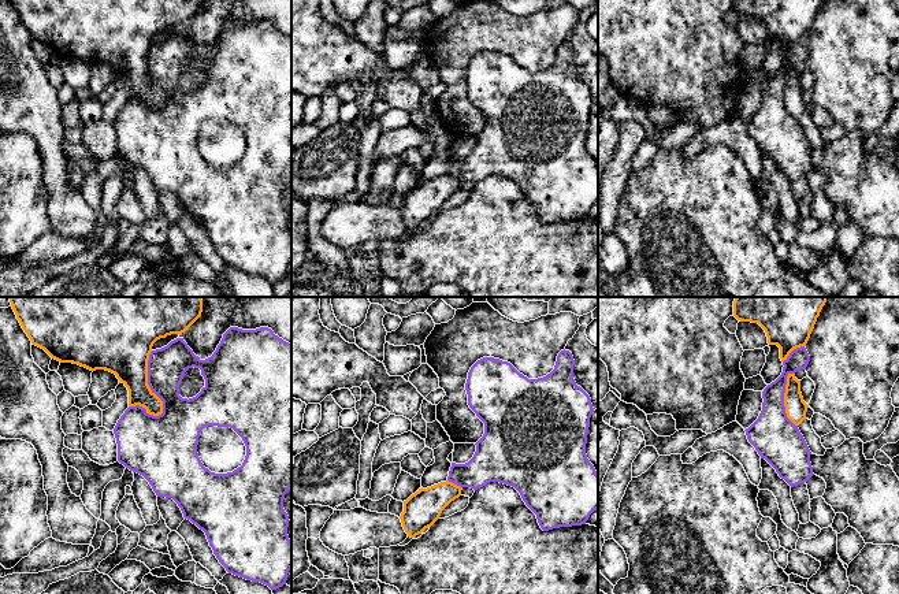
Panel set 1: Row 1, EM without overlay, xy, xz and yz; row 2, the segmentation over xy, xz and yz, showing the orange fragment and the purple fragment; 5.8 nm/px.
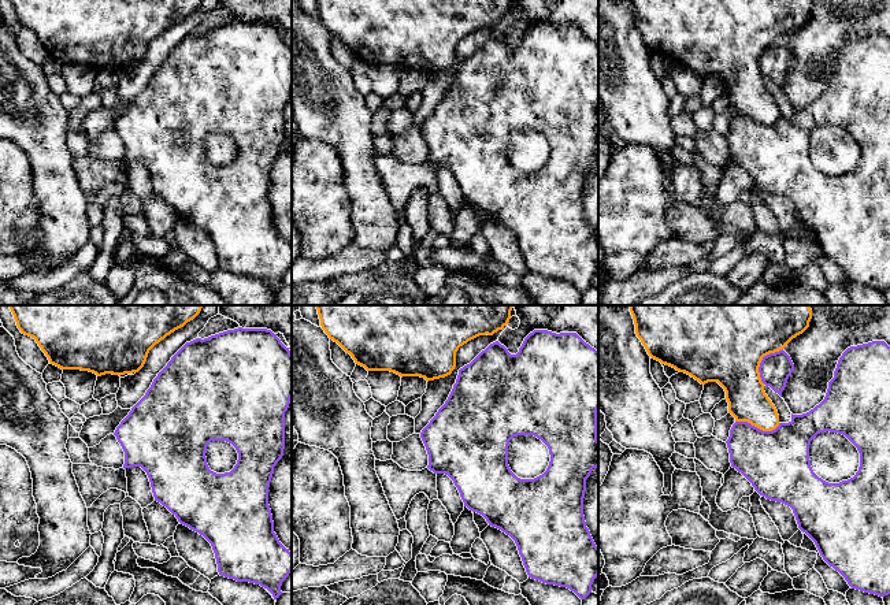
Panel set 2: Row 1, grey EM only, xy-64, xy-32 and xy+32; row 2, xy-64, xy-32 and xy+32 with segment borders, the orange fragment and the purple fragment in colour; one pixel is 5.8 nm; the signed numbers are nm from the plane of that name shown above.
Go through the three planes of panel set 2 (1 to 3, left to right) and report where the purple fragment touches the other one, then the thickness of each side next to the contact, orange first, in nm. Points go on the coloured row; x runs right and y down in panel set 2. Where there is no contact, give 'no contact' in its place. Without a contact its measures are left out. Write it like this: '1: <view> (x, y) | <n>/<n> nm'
1: no contact
2: no contact
3: xy+32 (760, 362) | 500/190 nm

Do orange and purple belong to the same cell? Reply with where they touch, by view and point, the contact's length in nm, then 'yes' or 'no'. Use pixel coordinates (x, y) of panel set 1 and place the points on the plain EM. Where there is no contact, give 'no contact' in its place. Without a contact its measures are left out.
xy (147, 77) | 400 nm | no

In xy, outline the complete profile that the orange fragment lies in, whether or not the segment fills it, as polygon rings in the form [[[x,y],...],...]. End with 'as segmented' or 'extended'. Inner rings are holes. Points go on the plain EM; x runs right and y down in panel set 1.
[[[12,0],[31,37],[60,56],[73,56],[90,64],[105,63],[116,68],[129,83],[129,100],[140,99],[146,107],[163,107],[163,94],[148,78],[148,53],[153,37],[171,27],[185,26],[200,10],[203,0]]] | as segmented

